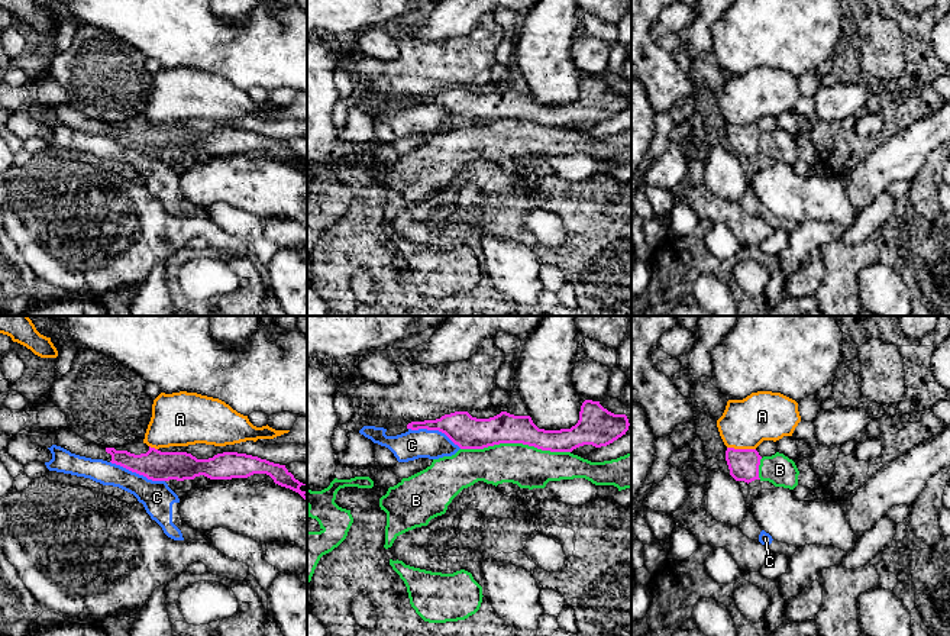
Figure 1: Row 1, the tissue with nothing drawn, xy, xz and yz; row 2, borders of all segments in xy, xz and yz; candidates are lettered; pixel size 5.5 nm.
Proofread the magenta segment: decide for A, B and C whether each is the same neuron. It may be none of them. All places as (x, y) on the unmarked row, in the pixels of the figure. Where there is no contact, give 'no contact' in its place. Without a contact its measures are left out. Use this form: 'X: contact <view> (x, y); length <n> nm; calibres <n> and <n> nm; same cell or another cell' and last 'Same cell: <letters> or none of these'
A: contact yz (742, 125); length 160 nm; calibres 170 and 280 nm; another cell
B: contact xz (516, 118); length 600 nm; calibres 180 and 240 nm; another cell
C: contact xy (138, 148); length 320 nm; calibres 170 and 180 nm; another cell
Same cell: none of these

